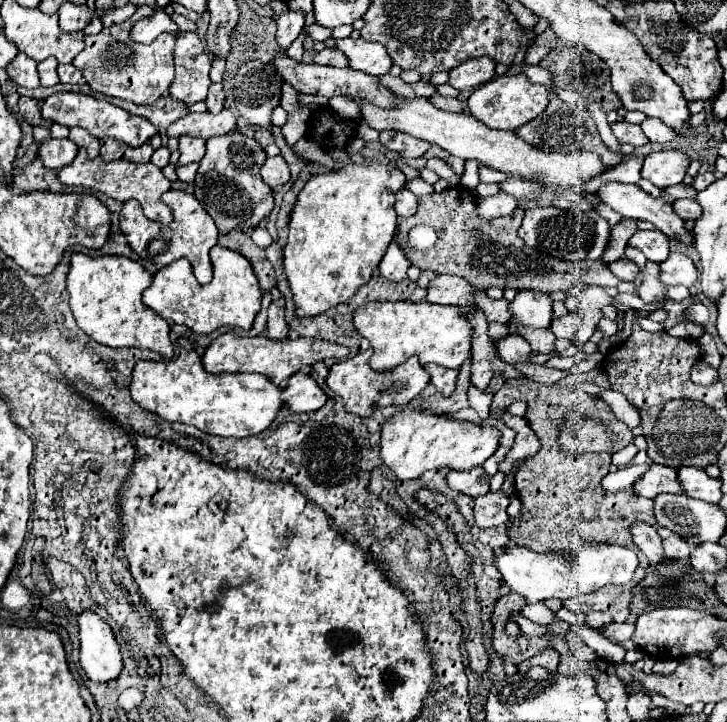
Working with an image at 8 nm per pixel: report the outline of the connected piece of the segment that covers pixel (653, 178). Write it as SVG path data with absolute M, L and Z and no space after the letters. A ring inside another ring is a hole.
M660 150L646 156L642 166L642 178L648 178L658 188L676 186L686 176L690 166L688 154L680 150Z

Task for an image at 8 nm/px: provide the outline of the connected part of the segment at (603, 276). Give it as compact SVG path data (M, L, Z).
M588 262L588 270L584 272L584 276L580 278L586 284L598 284L602 288L608 286L618 286L620 280L610 272L610 268L602 262Z

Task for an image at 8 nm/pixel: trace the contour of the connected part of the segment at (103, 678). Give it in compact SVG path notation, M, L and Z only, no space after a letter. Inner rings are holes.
M86 610L78 616L80 626L80 664L88 678L100 684L116 680L124 668L120 644L112 628L94 612Z

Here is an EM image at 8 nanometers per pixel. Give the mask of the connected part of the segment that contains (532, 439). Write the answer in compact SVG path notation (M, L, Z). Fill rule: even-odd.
M502 412L498 418L500 418L506 426L510 426L510 428L516 432L516 442L514 442L514 446L512 446L512 450L510 450L510 456L504 458L504 462L502 462L502 466L500 466L500 470L502 470L504 474L508 474L508 472L512 470L512 466L514 466L516 460L520 460L520 458L526 458L526 460L528 460L532 454L536 454L540 442L538 442L538 438L536 438L534 430L530 428L530 424L526 424L524 418L512 416L512 414L508 414L508 412Z

